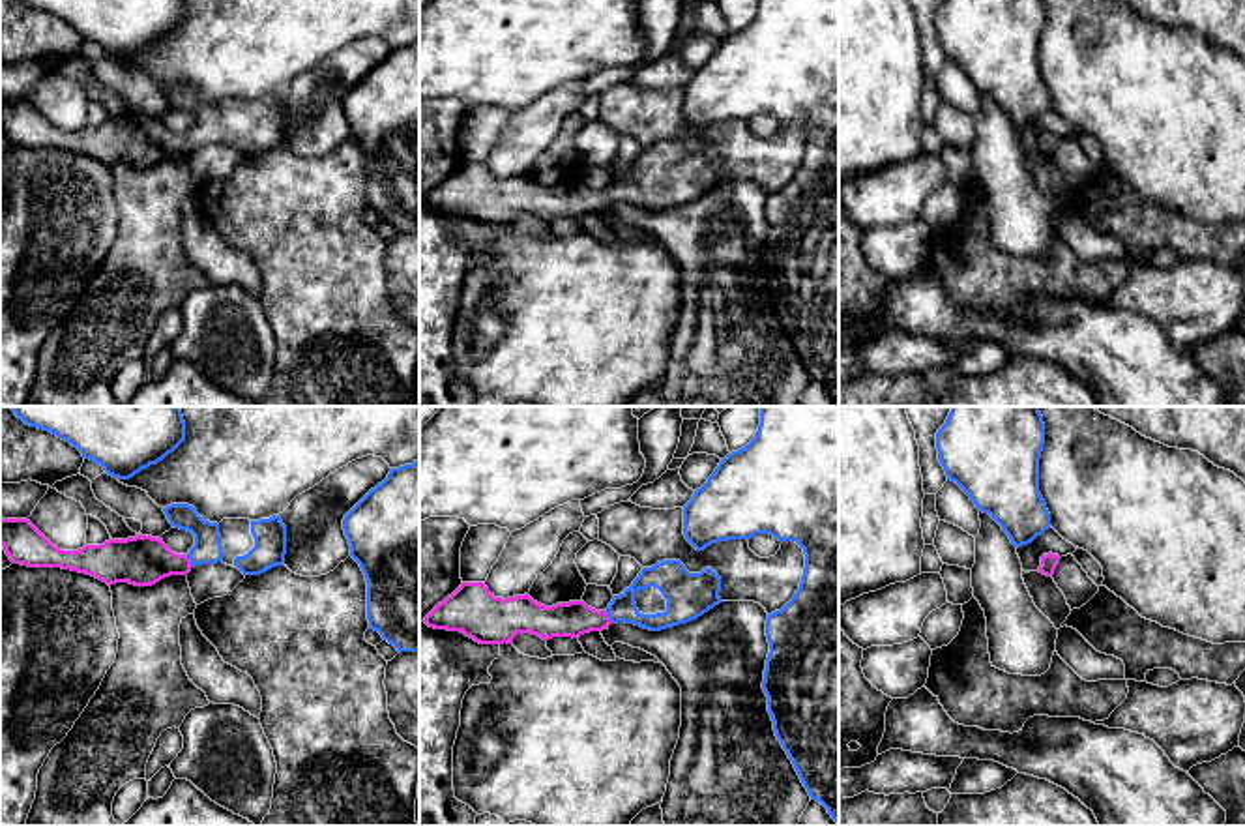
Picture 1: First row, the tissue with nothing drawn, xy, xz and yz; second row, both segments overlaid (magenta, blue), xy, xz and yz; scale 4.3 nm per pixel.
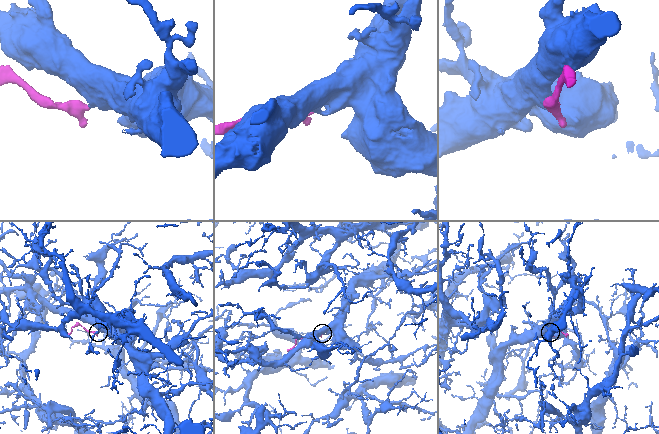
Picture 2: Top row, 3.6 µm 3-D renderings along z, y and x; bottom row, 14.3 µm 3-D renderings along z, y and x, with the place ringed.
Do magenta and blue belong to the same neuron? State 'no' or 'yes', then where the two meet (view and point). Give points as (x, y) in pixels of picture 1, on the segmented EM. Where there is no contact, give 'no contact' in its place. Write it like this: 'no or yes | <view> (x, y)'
yes | xz (607, 617)

